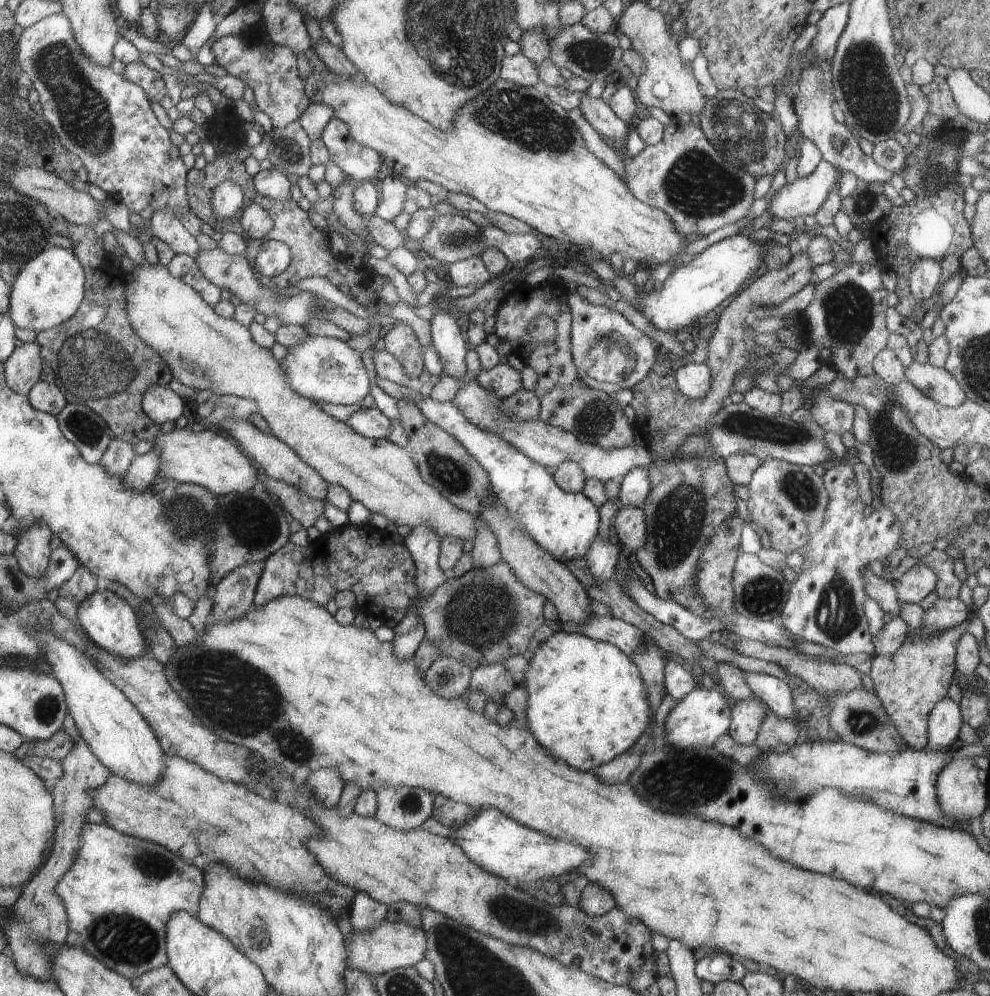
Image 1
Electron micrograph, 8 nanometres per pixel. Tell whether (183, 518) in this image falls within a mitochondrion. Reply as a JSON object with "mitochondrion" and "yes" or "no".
{"mitochondrion":"yes"}

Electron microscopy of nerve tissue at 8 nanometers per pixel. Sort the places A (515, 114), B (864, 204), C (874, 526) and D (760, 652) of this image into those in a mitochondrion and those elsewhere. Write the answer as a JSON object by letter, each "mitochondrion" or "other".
{"A":"mitochondrion","B":"mitochondrion","C":"other","D":"other"}

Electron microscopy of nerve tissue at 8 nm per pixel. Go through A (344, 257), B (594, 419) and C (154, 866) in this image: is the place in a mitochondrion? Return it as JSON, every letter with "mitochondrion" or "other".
{"A":"other","B":"mitochondrion","C":"mitochondrion"}

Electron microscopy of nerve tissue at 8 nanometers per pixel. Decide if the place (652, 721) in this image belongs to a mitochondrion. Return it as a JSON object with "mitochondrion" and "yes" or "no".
{"mitochondrion":"no"}

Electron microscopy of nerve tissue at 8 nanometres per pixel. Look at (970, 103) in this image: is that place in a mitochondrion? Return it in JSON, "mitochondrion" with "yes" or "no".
{"mitochondrion":"no"}

